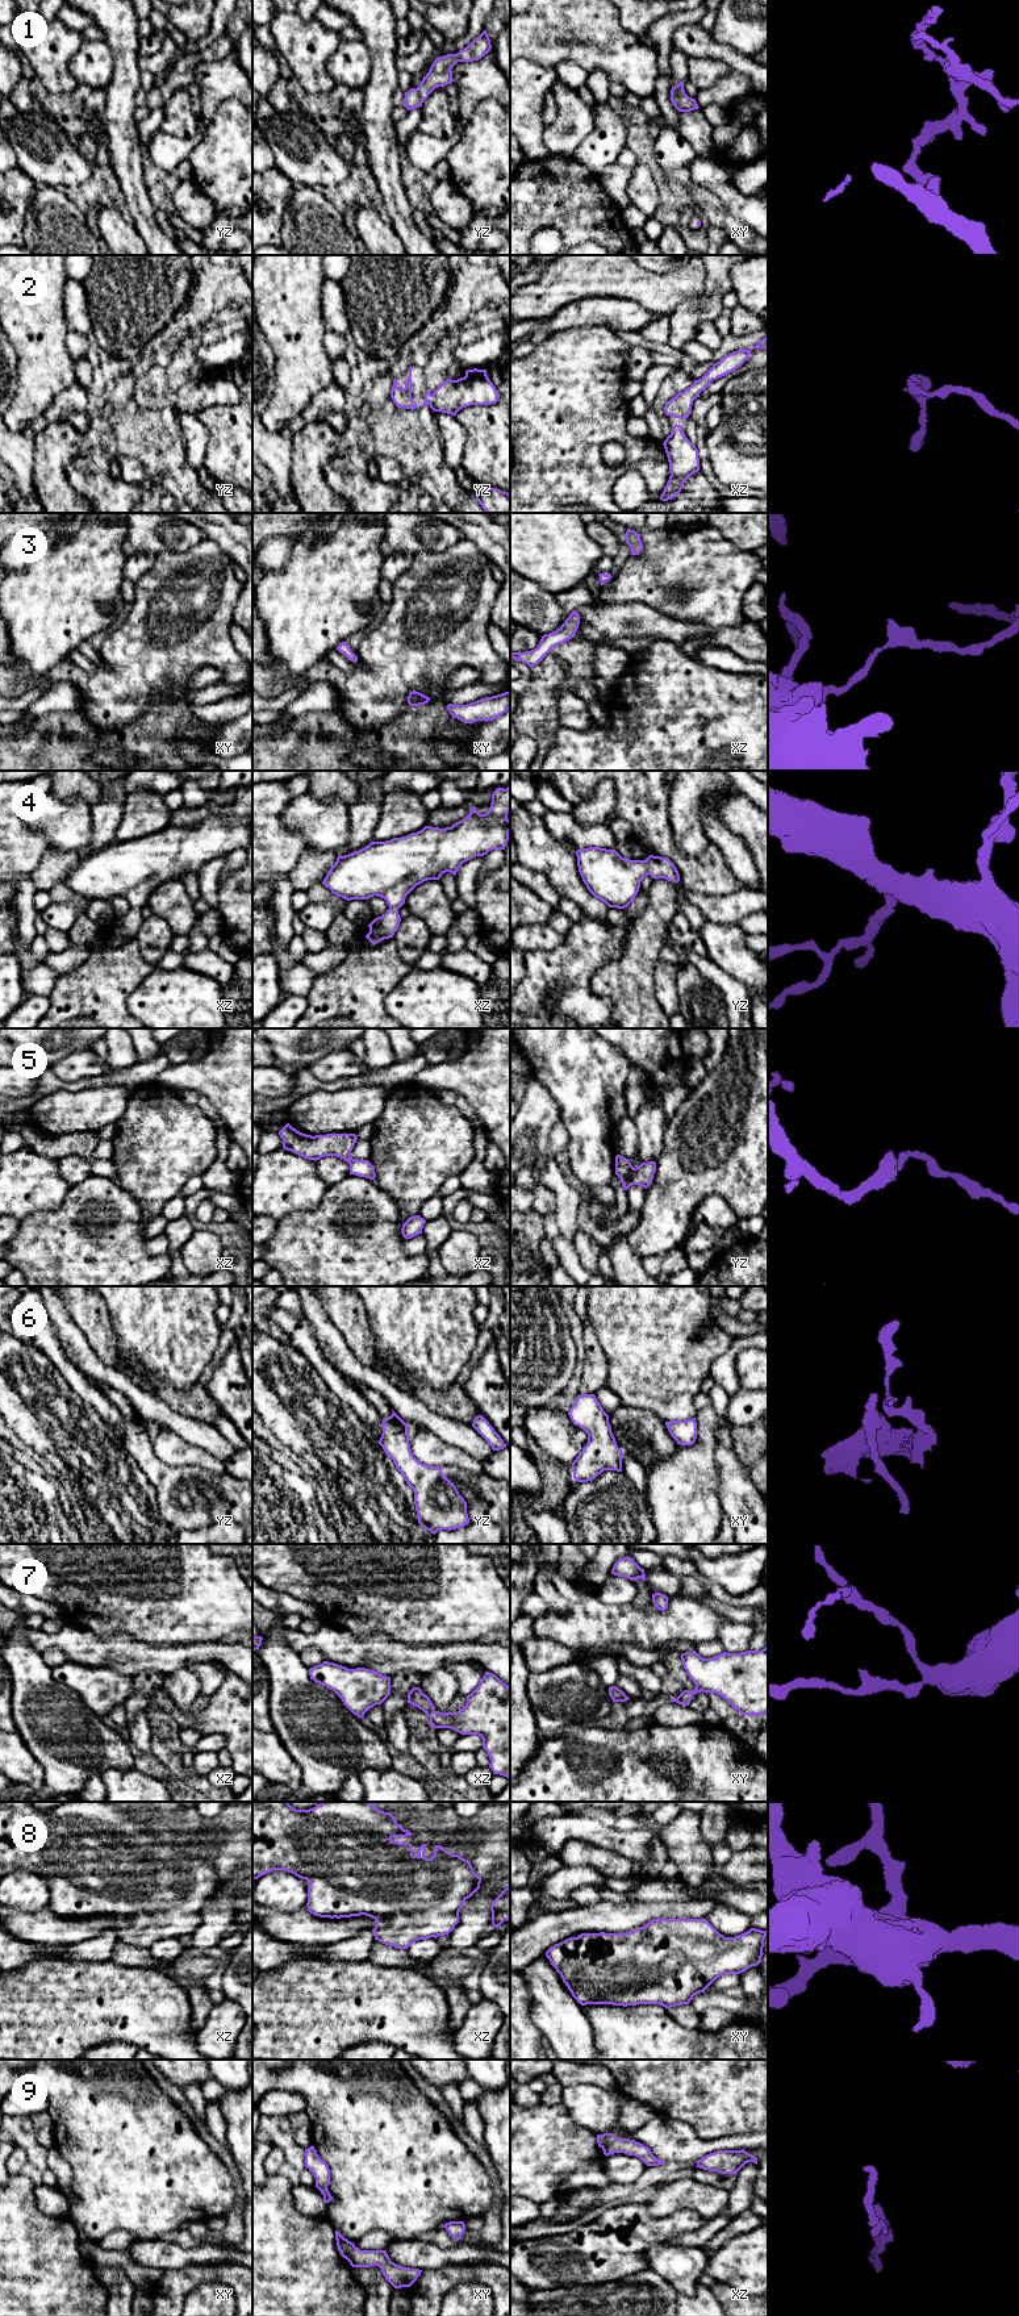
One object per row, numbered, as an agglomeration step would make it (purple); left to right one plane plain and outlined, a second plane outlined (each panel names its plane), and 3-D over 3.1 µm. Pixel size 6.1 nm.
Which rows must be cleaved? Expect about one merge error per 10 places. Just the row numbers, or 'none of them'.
none of them

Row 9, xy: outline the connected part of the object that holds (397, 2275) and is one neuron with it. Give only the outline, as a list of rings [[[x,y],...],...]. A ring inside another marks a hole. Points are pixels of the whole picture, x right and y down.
[[[335,2231],[335,2240],[341,2256],[346,2258],[352,2267],[371,2267],[376,2265],[394,2288],[410,2287],[422,2273],[422,2270],[418,2269],[396,2265],[391,2261],[387,2250],[360,2250],[338,2231]]]

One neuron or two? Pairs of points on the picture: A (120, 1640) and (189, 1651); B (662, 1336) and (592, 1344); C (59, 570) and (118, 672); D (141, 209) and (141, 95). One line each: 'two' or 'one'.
A: one
B: two
C: two
D: two

